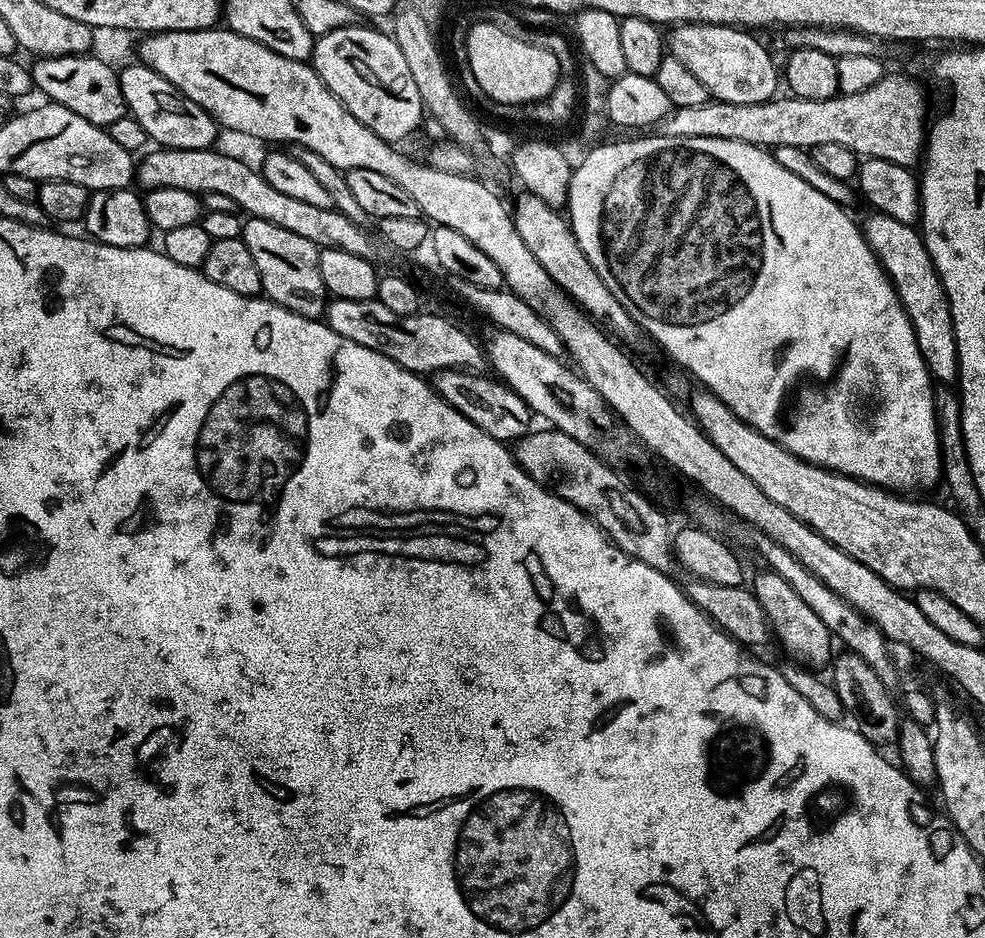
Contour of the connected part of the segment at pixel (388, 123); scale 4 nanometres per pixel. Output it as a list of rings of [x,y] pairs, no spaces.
[[[339,28],[330,34],[319,37],[315,41],[311,65],[316,69],[317,74],[322,78],[322,82],[374,134],[378,134],[389,142],[401,142],[412,131],[419,129],[422,117],[425,115],[424,103],[418,94],[418,86],[414,86],[414,74],[410,74],[410,66],[406,66],[406,57],[402,55],[402,50],[398,42],[392,39],[387,31],[379,32],[376,28]]]

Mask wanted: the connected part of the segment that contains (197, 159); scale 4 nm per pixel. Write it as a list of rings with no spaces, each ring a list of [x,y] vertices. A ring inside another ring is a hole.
[[[157,147],[152,151],[149,151],[143,157],[145,160],[141,164],[139,161],[138,167],[134,172],[138,184],[140,180],[141,186],[139,185],[139,187],[141,189],[173,188],[174,190],[190,190],[201,197],[206,197],[208,194],[222,194],[224,197],[229,197],[230,202],[234,202],[241,213],[248,212],[244,214],[247,214],[251,218],[262,218],[266,222],[274,222],[274,226],[282,226],[282,230],[290,230],[293,234],[298,234],[301,238],[306,238],[310,242],[314,242],[320,249],[341,248],[342,250],[346,250],[346,254],[354,254],[358,258],[366,258],[373,262],[379,261],[379,256],[383,252],[386,252],[385,245],[373,233],[372,237],[368,233],[369,229],[367,227],[355,225],[354,222],[350,221],[334,207],[310,206],[307,202],[301,202],[299,198],[290,198],[287,194],[282,194],[279,190],[274,190],[274,186],[270,186],[270,182],[266,182],[263,171],[256,169],[255,172],[246,161],[239,160],[236,156],[227,156],[226,153],[216,152],[217,150],[213,150],[212,148],[178,150],[177,148]]]

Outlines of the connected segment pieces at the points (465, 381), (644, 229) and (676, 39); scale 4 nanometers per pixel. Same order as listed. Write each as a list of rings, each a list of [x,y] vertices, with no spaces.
[[[447,368],[435,373],[430,383],[446,403],[454,406],[454,410],[458,410],[466,418],[470,418],[470,422],[474,422],[474,426],[490,434],[490,438],[515,442],[527,436],[534,428],[532,424],[534,413],[528,408],[523,398],[519,397],[508,385],[496,378],[490,380],[484,375],[473,374],[458,368]]]
[[[655,134],[641,136],[644,136],[641,140],[620,140],[617,144],[600,142],[589,147],[592,149],[585,154],[584,161],[575,165],[566,205],[568,223],[572,226],[572,233],[576,235],[578,246],[582,246],[586,258],[590,258],[590,266],[594,266],[594,270],[598,270],[598,278],[602,278],[602,282],[606,282],[610,294],[614,294],[614,298],[618,298],[618,302],[622,302],[626,314],[630,314],[630,318],[634,318],[634,322],[643,331],[645,328],[686,371],[693,372],[704,383],[701,385],[707,391],[715,394],[722,402],[726,402],[726,406],[734,414],[738,414],[738,418],[742,418],[742,422],[754,426],[754,430],[766,434],[766,438],[778,442],[778,446],[782,446],[790,454],[794,454],[811,464],[817,464],[820,468],[827,468],[829,472],[839,472],[842,476],[852,476],[855,480],[863,480],[866,484],[875,484],[878,488],[887,488],[897,494],[916,494],[919,493],[916,491],[924,487],[925,484],[930,488],[934,487],[936,483],[939,485],[942,480],[941,473],[938,471],[940,432],[936,429],[934,381],[932,375],[928,373],[928,367],[922,354],[918,350],[918,342],[914,338],[914,326],[910,322],[894,286],[888,281],[884,268],[870,250],[870,246],[864,241],[861,225],[857,221],[855,224],[844,213],[847,211],[841,205],[830,202],[830,198],[826,198],[826,194],[818,194],[818,190],[814,190],[814,186],[806,186],[806,182],[802,182],[802,178],[790,174],[790,170],[786,170],[786,166],[778,166],[778,162],[769,149],[759,148],[746,142],[734,142],[726,138],[674,138],[673,136],[657,136]]]
[[[678,24],[667,33],[666,48],[706,86],[711,99],[753,104],[777,95],[778,64],[776,68],[771,54],[752,36],[751,31],[730,24]]]

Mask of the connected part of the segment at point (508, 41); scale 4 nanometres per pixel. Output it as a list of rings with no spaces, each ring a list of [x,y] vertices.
[[[477,23],[467,29],[470,70],[496,103],[532,104],[544,100],[562,79],[558,60],[550,50],[524,42],[492,24]]]

